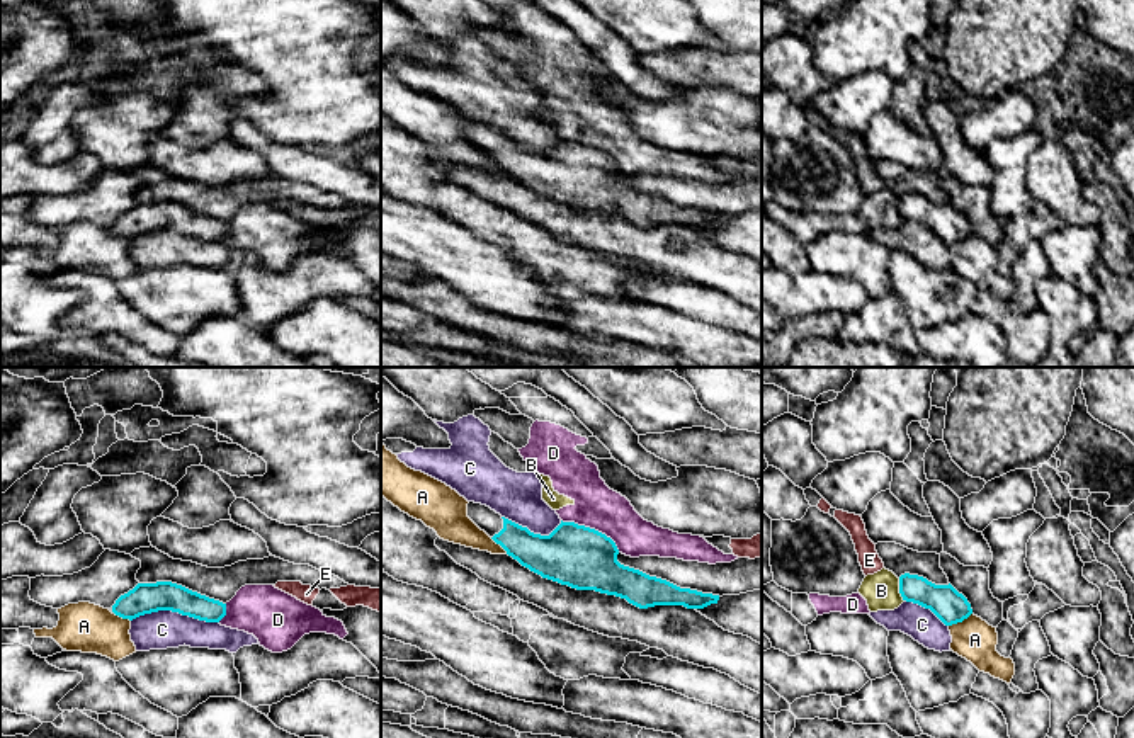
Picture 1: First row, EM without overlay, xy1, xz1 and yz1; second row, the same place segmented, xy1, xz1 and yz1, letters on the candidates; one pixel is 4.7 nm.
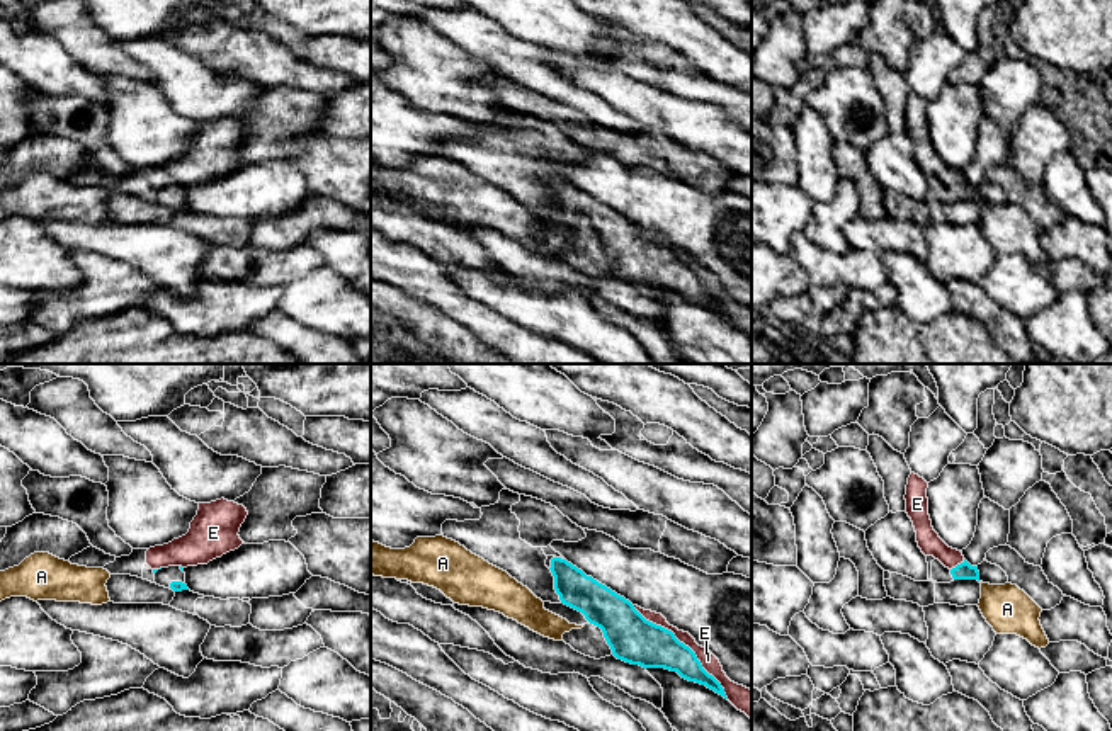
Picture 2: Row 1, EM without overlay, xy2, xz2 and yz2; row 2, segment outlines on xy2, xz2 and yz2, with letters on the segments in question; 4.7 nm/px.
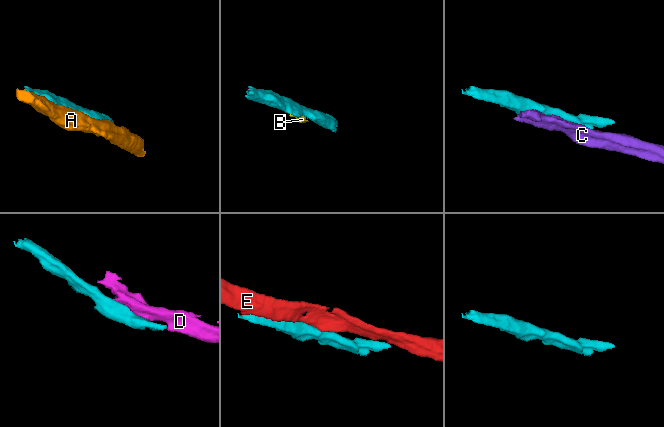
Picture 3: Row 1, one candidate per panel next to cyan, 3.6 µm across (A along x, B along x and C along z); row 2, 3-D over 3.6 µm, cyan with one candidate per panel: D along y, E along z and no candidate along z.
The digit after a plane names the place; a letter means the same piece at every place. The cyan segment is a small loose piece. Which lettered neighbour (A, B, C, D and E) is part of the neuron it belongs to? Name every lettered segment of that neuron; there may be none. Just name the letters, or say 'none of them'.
none of them

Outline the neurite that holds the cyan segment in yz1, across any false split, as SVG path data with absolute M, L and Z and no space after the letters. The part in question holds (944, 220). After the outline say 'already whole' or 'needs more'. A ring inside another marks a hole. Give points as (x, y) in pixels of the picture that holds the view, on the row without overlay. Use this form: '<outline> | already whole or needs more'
M904 192L899 196L903 219L930 228L945 245L962 241L972 233L967 218L950 202L935 204L923 196Z | already whole

